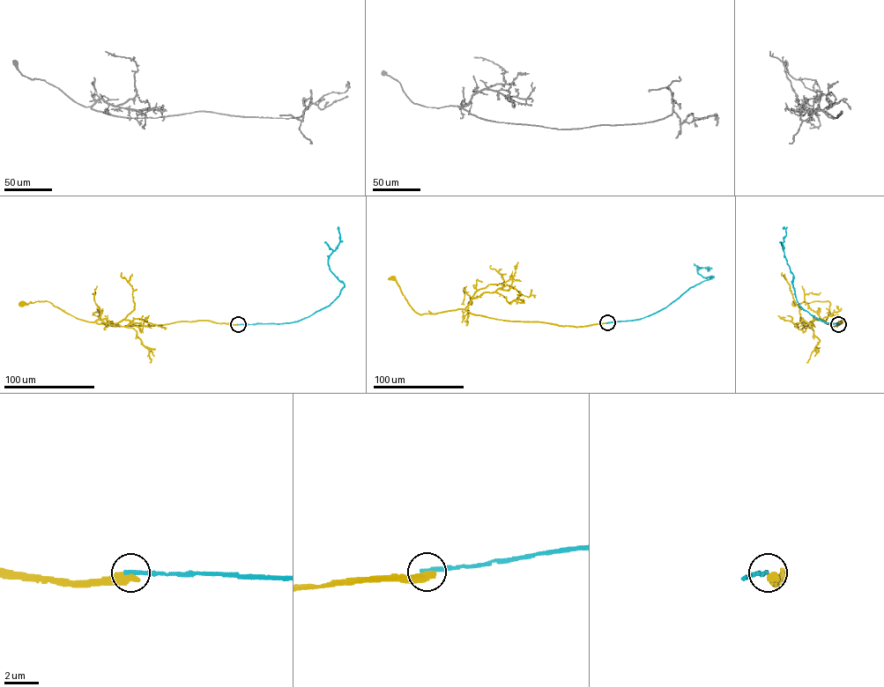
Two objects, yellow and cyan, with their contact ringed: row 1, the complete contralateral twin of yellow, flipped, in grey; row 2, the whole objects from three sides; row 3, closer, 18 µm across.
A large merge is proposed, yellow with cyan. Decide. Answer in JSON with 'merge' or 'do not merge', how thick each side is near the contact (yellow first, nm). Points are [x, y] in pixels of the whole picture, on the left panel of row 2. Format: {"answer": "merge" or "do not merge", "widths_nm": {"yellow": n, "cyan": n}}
{"answer": "do not merge", "widths_nm": {"yellow": 550, "cyan": 240}}

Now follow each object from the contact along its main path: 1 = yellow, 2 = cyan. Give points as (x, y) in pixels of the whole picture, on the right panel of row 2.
1: (838, 324), (843, 320), (837, 326), (824, 322), (829, 313), (828, 301), (793, 304)
2: (838, 324), (822, 321), (799, 306), (791, 284), (793, 275), (783, 250), (786, 232), (783, 227)

